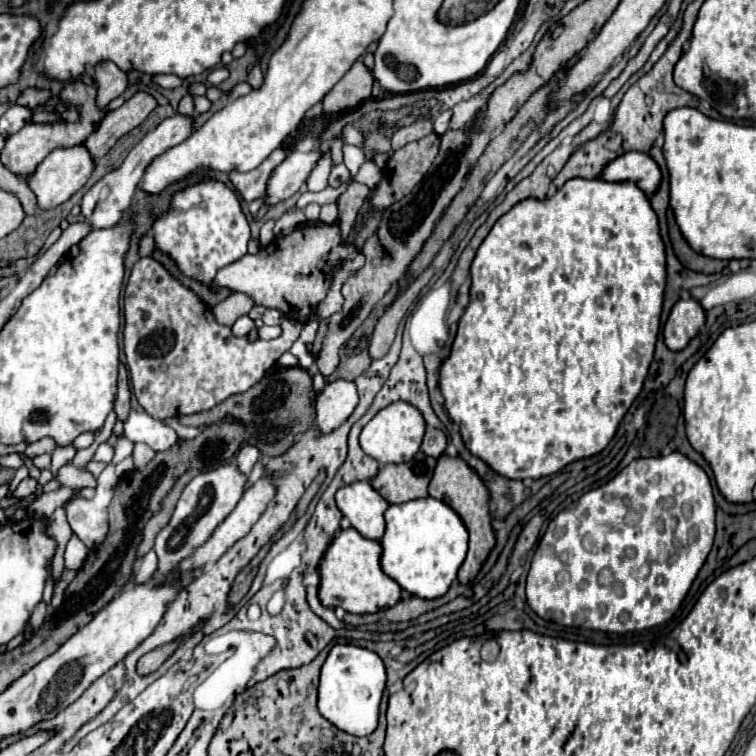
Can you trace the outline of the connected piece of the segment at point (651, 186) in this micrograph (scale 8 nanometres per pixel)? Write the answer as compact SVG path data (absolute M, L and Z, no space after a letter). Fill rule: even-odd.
M627 152L613 162L609 162L601 174L607 182L623 182L633 180L649 198L657 192L663 174L657 162L645 152Z

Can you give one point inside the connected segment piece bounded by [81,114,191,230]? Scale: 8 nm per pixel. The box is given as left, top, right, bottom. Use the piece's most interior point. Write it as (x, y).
(106, 203)

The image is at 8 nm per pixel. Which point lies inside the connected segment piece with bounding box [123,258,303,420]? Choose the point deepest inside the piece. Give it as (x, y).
(181, 360)

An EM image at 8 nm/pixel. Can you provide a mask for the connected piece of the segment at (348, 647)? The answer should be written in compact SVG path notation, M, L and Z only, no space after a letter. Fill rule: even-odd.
M335 644L321 668L319 712L339 730L353 736L367 736L377 728L379 702L385 690L385 664L367 650L353 644Z

